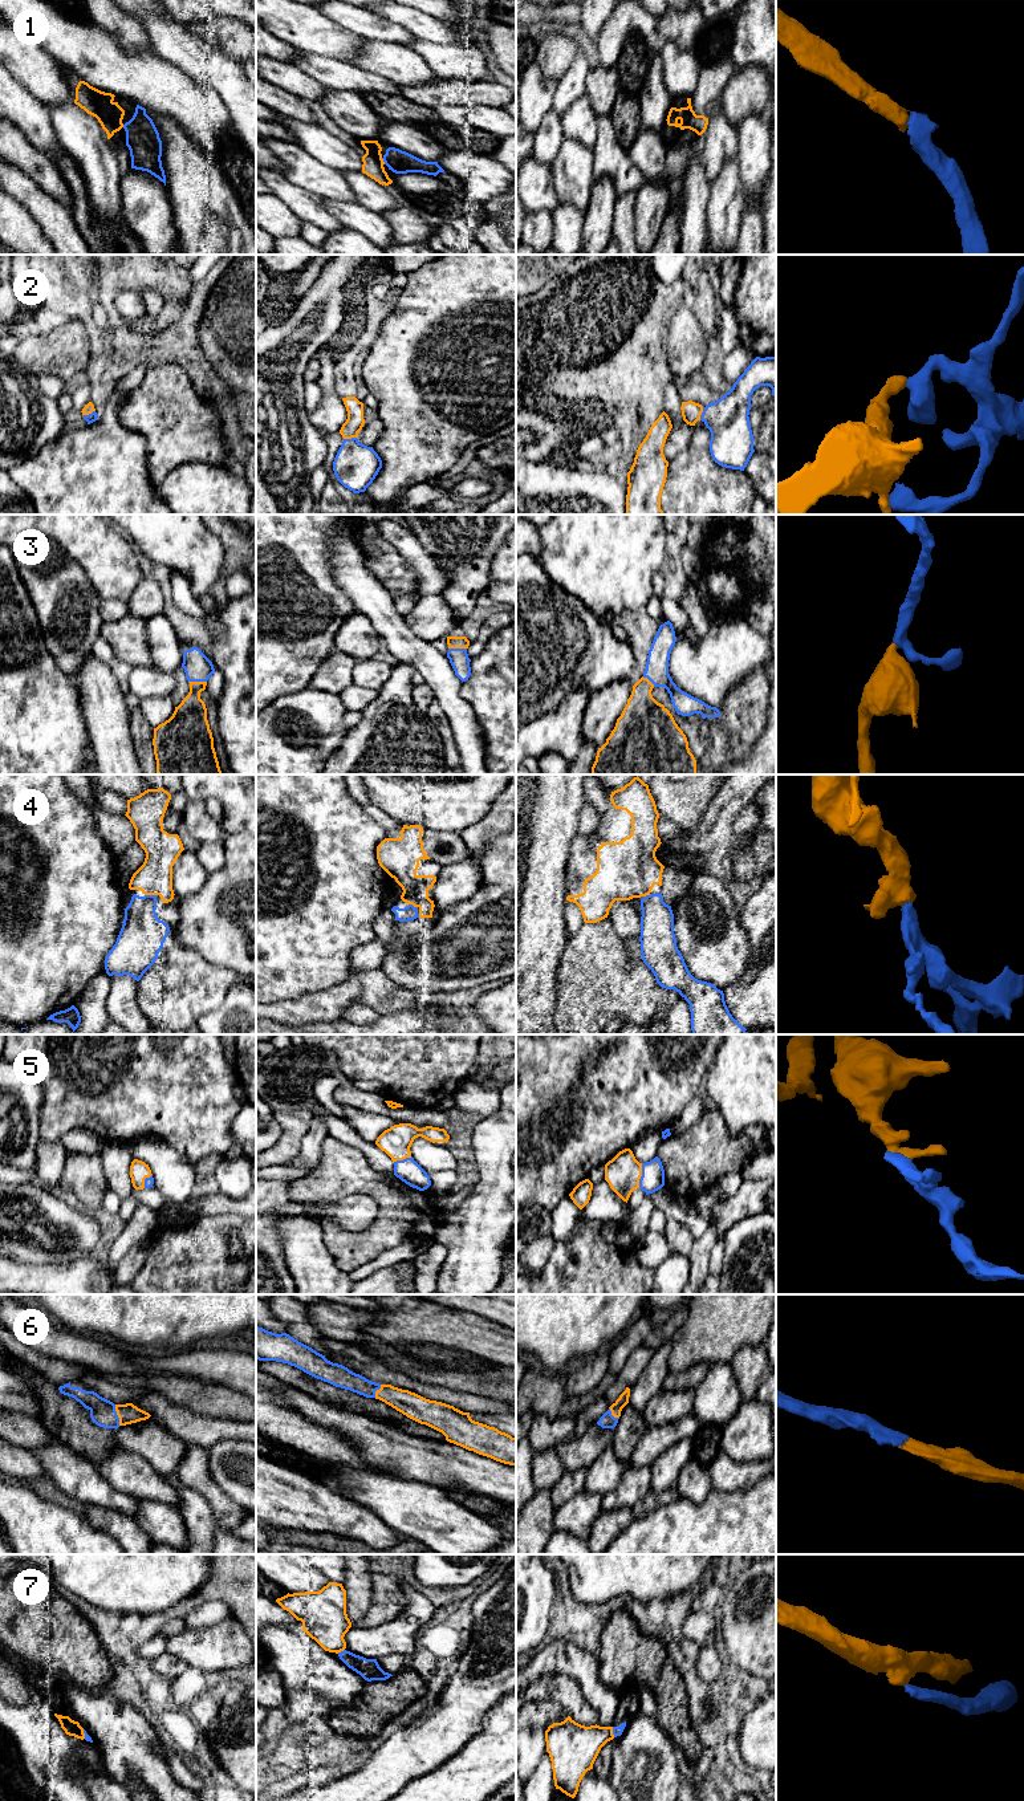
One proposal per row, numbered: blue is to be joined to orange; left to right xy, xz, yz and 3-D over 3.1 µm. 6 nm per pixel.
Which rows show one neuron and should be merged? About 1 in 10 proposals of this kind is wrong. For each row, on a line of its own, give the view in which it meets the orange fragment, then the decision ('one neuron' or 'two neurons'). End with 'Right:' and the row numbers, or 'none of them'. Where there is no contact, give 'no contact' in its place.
1: meets orange in xz; one neuron
2: meets orange in xz; one neuron
3: meets orange in xy; one neuron
4: meets orange in xy; one neuron
5: meets orange in yz; one neuron
6: meets orange in xy; one neuron
7: meets orange in yz; two neurons
Right: 1, 2, 3, 4, 5, 6

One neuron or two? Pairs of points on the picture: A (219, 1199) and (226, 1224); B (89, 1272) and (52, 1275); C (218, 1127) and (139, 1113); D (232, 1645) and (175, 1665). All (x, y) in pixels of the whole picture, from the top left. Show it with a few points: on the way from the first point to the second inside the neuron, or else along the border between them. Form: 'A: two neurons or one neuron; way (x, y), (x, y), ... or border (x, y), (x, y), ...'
A: two neurons; border (242, 1216), (214, 1214), (202, 1215), (192, 1220)
B: one neuron; way (80, 1275), (61, 1275)
C: one neuron; way (198, 1118), (190, 1110), (159, 1110)
D: two neurons; border (167, 1651), (189, 1666)

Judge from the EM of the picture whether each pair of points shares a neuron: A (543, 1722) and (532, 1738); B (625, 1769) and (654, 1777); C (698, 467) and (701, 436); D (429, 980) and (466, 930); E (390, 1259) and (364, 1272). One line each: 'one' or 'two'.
A: two
B: one
C: one
D: one
E: one

